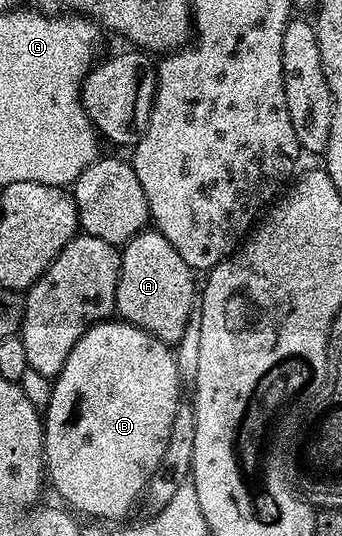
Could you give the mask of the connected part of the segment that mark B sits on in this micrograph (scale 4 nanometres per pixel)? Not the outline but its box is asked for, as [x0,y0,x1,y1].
[42,320,182,518]

